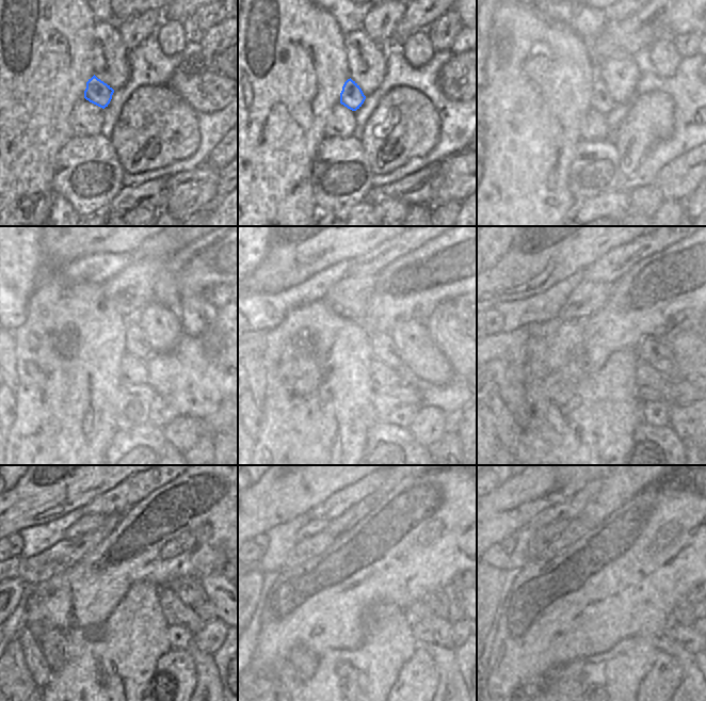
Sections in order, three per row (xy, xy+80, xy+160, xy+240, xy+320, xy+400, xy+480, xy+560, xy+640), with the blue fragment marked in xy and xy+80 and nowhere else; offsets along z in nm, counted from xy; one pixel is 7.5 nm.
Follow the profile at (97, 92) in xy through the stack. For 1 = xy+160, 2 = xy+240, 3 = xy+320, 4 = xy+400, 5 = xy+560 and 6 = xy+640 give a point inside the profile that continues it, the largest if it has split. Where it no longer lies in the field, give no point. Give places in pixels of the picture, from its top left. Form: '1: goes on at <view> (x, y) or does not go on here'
1: goes on at xy+160 (602, 100)
2: goes on at xy+240 (135, 343)
3: goes on at xy+320 (382, 347)
4: goes on at xy+400 (646, 376)
5: goes on at xy+560 (442, 630)
6: goes on at xy+640 (686, 636)

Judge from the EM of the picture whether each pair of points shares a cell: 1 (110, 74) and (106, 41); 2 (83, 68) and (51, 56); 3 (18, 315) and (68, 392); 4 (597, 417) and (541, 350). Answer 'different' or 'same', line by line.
1: same
2: same
3: different
4: same

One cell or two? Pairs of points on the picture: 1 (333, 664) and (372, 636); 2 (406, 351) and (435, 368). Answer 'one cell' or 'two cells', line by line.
1: one cell
2: one cell

